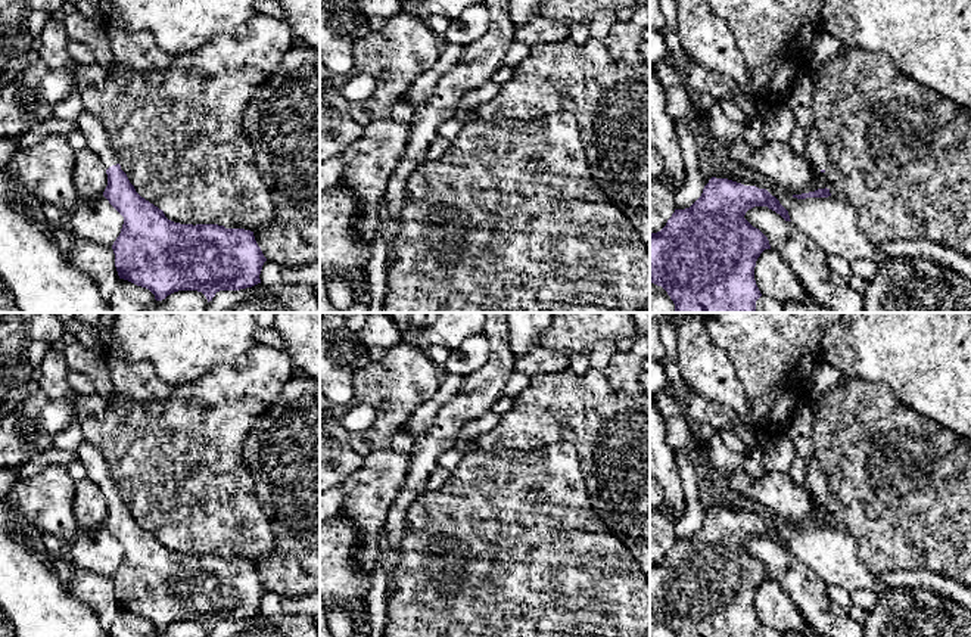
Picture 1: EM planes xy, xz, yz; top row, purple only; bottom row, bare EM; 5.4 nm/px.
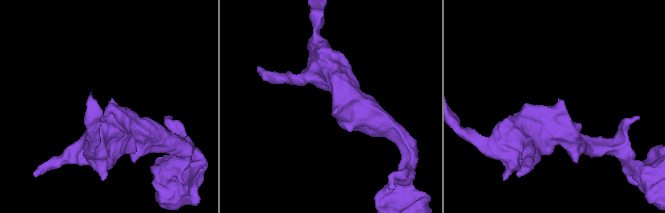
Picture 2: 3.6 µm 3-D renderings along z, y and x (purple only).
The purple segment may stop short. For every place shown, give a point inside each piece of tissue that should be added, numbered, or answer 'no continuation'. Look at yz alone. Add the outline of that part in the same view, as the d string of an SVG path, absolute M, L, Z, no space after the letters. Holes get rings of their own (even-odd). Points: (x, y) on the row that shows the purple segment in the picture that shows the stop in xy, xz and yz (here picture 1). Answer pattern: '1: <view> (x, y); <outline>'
1: yz (815, 151); M815 127L807 130L807 146L805 149L805 155L815 165L815 168L828 170L827 146Z

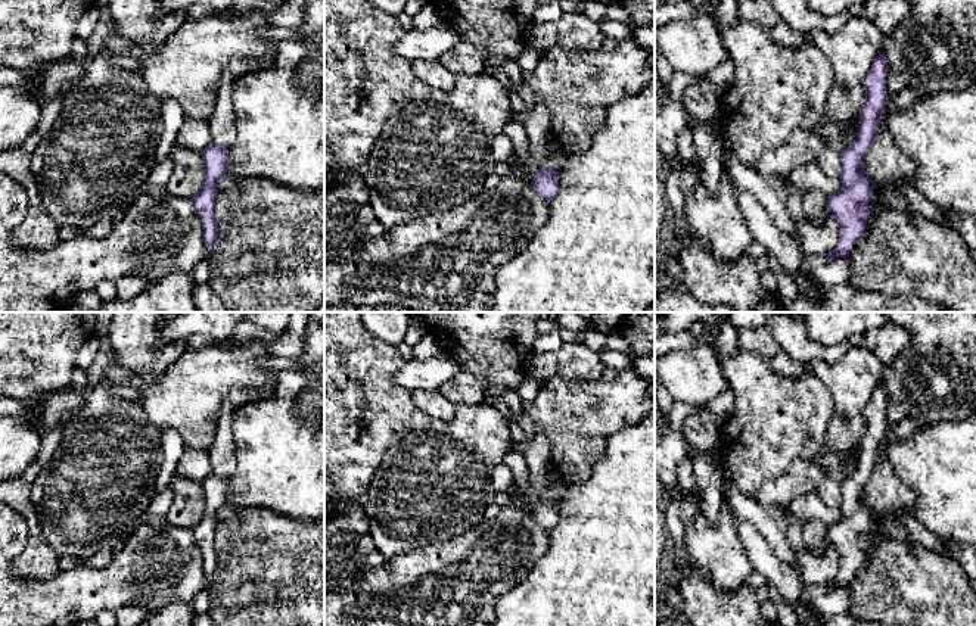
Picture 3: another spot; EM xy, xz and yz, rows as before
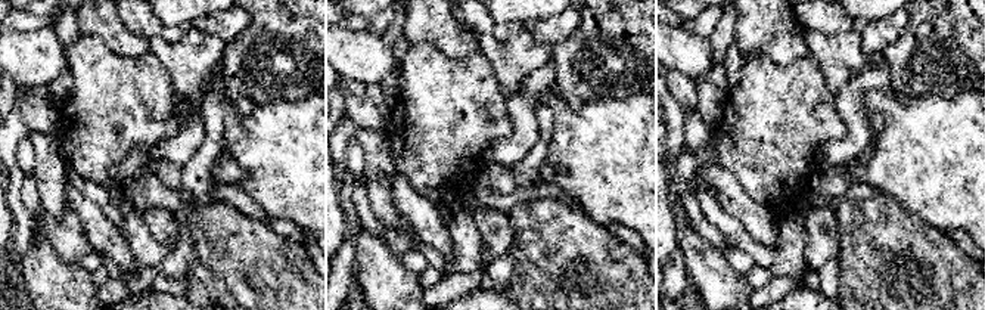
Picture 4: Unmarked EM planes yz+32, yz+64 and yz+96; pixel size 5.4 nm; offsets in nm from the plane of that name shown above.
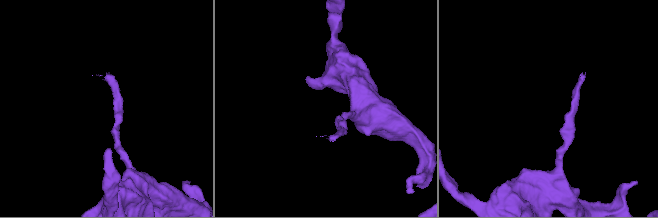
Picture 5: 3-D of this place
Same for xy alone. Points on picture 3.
no continuation

